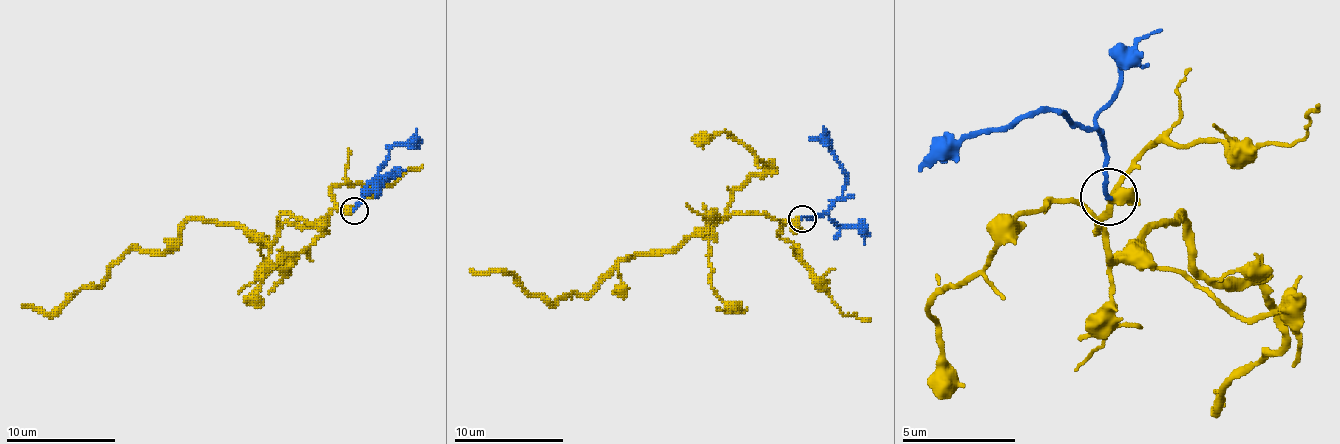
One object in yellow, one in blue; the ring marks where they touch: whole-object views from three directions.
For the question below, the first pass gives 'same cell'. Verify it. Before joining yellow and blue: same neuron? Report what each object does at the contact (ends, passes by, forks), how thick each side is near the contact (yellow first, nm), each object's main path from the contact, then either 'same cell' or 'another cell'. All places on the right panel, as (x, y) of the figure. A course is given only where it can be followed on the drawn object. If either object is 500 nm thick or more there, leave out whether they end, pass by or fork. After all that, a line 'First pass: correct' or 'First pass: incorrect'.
yellow ends | blue ends | 480/190 nm | yellow via (1110, 198), (1116, 260), (1178, 215), (1218, 283), (1263, 277), (1280, 345), (1218, 408), (1212, 391) | blue via (1110, 198), (1104, 147), (1059, 113), (1019, 113), (945, 141), (917, 170) | same cell
First pass: correct

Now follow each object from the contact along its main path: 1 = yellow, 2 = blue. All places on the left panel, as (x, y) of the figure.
1: (353, 211), (285, 222), (271, 241), (189, 219), (162, 252), (129, 250), (49, 313), (22, 304)
2: (353, 211), (367, 187), (397, 170), (375, 197)

